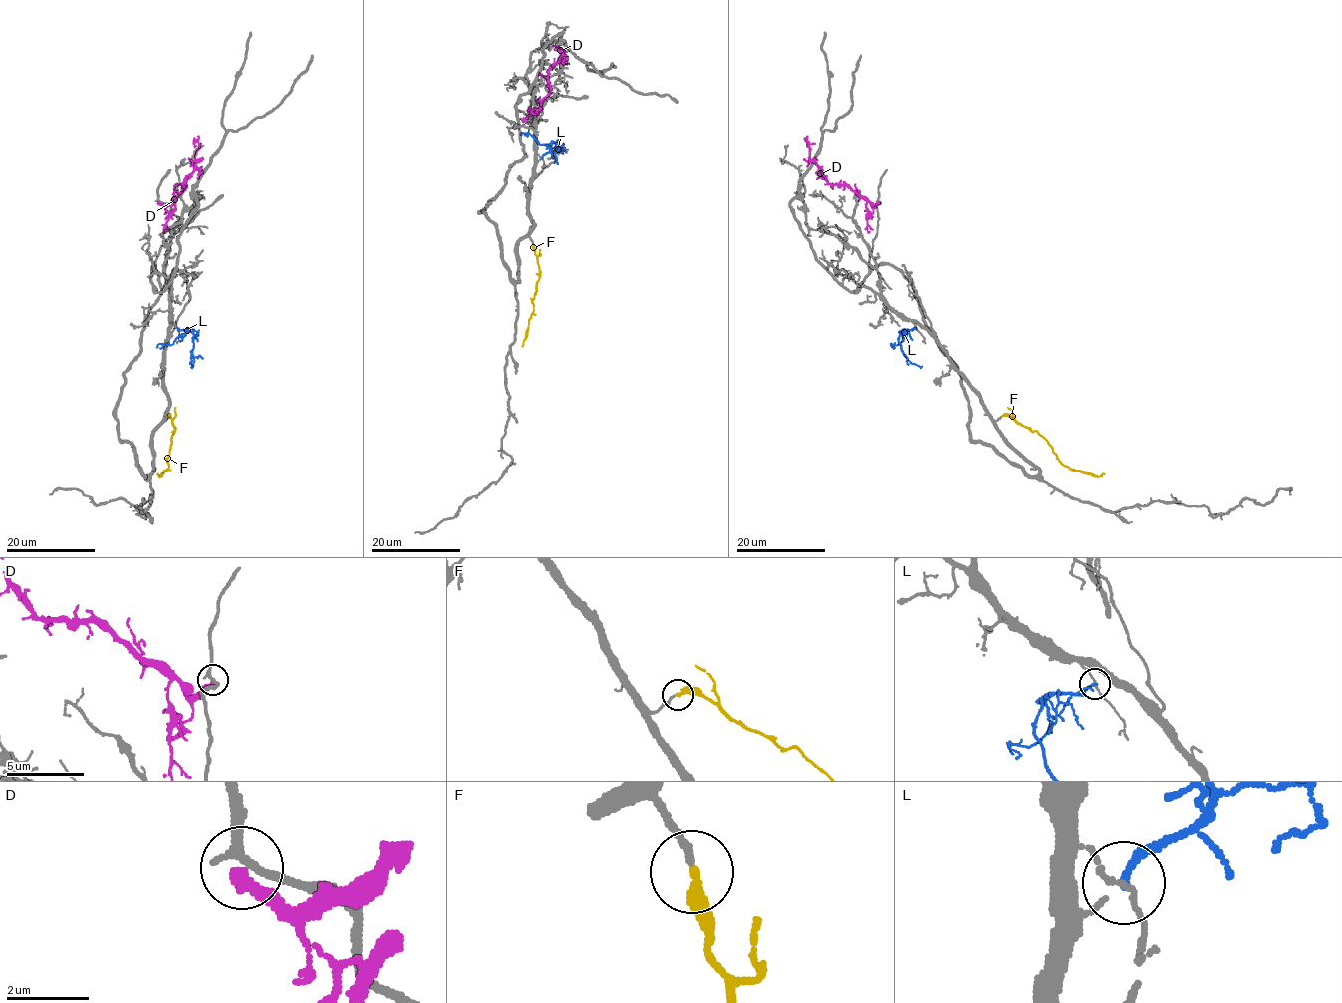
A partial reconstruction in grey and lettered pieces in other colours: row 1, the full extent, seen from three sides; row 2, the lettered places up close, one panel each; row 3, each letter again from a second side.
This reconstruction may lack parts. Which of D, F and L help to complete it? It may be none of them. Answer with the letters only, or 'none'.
F

